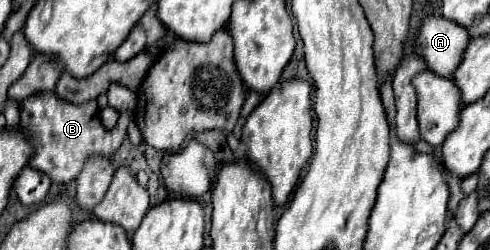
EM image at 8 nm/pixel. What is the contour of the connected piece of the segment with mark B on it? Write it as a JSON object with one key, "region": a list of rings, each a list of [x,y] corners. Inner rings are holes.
{"region":[[[37,93],[21,103],[21,125],[27,139],[33,145],[33,157],[29,165],[51,177],[53,183],[67,185],[77,179],[83,165],[93,155],[111,157],[123,143],[125,131],[117,129],[111,133],[103,127],[99,117],[97,101],[87,101],[83,105],[73,105],[59,99],[55,93]]]}

